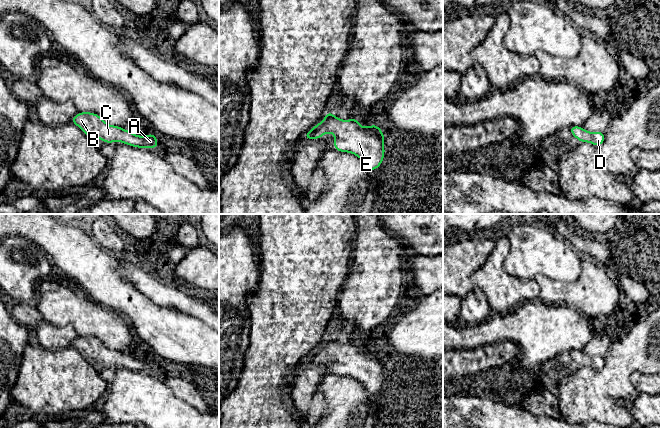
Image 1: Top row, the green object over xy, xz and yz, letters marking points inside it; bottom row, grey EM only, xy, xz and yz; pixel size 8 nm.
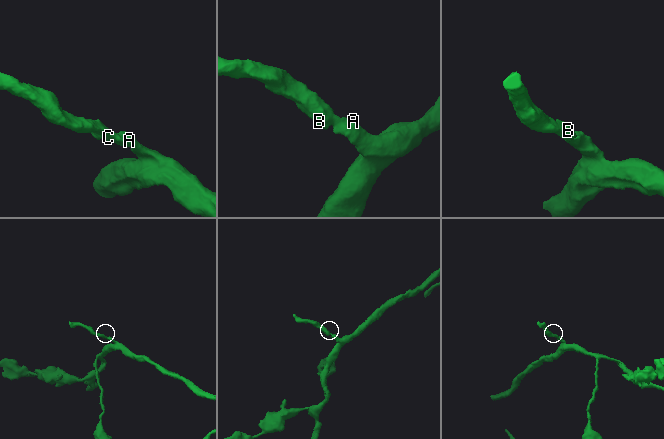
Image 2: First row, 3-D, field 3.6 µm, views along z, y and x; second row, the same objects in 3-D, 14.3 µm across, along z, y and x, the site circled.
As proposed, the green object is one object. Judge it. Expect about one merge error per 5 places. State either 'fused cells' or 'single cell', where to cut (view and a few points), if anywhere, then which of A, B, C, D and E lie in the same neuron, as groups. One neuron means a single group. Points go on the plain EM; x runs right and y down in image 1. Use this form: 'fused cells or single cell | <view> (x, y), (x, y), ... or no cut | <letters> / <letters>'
single cell | no cut | A B C D E

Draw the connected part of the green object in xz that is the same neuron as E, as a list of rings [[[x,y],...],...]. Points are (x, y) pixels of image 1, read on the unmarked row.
[[[330,334],[324,344],[308,355],[304,362],[320,363],[325,357],[334,357],[334,373],[359,381],[369,395],[376,394],[384,383],[384,362],[381,352],[373,348],[363,351],[357,342],[341,344]]]

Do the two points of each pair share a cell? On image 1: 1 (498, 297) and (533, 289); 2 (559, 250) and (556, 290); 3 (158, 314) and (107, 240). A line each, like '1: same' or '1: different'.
1: same
2: different
3: different

